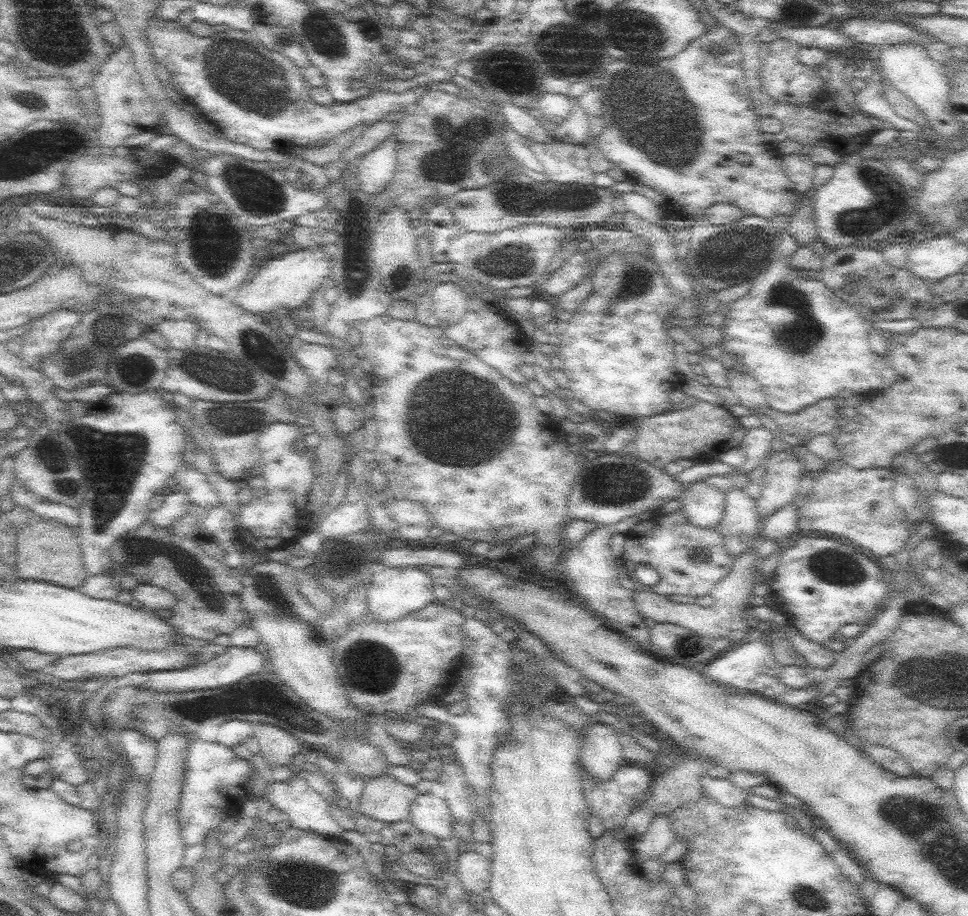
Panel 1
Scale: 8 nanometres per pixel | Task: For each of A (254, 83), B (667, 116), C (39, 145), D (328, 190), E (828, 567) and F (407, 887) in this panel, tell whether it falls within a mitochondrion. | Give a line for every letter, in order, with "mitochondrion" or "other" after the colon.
A: mitochondrion
B: mitochondrion
C: mitochondrion
D: other
E: mitochondrion
F: other

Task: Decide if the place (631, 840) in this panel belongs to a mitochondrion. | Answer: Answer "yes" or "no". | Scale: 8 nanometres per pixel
no

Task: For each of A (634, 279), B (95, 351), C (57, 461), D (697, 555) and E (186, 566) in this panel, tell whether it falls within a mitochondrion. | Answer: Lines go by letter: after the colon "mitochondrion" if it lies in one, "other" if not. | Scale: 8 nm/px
A: mitochondrion
B: mitochondrion
C: mitochondrion
D: mitochondrion
E: mitochondrion

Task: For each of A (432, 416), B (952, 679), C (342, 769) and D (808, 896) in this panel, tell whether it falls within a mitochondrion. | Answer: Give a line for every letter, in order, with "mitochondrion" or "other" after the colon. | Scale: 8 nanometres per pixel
A: mitochondrion
B: mitochondrion
C: other
D: mitochondrion

